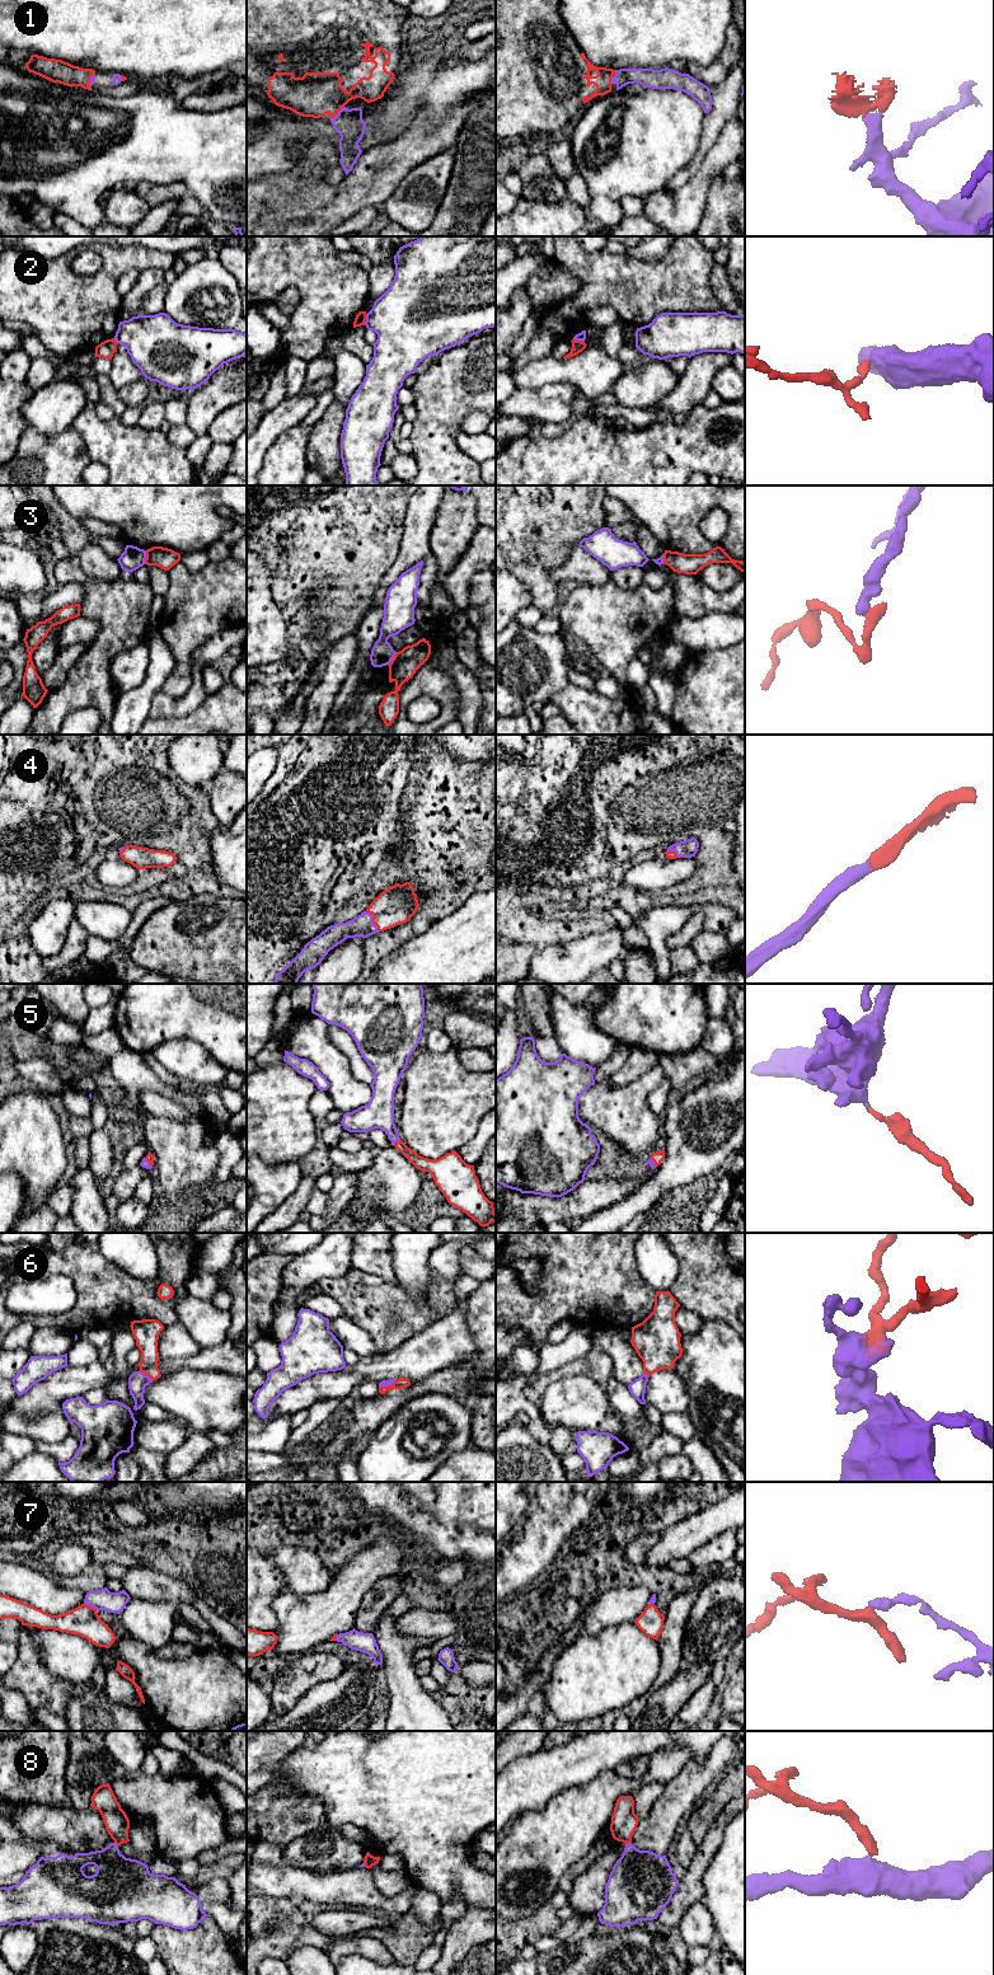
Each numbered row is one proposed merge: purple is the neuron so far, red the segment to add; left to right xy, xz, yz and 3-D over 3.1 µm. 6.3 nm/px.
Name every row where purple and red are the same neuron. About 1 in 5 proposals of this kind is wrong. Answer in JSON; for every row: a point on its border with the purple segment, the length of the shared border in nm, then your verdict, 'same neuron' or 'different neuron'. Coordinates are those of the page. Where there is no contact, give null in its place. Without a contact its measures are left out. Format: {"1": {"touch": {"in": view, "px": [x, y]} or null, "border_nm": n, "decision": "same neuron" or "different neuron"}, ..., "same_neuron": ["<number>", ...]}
{"1": {"touch": {"in": "xz", "px": [338, 113]}, "border_nm": 130, "decision": "same neuron"}, "2": {"touch": {"in": "xz", "px": [366, 319]}, "border_nm": 70, "decision": "different neuron"}, "3": {"touch": {"in": "xy", "px": [145, 557]}, "border_nm": 90, "decision": "different neuron"}, "4": {"touch": {"in": "xz", "px": [371, 920]}, "border_nm": 160, "decision": "same neuron"}, "5": {"touch": {"in": "xz", "px": [397, 1140]}, "border_nm": 50, "decision": "same neuron"}, "6": {"touch": {"in": "xy", "px": [146, 1375]}, "border_nm": 110, "decision": "same neuron"}, "7": {"touch": {"in": "xy", "px": [90, 1605]}, "border_nm": 100, "decision": "same neuron"}, "8": {"touch": {"in": "yz", "px": [628, 1843]}, "border_nm": 40, "decision": "different neuron"}, "same_neuron": ["1", "4", "5", "6", "7"]}

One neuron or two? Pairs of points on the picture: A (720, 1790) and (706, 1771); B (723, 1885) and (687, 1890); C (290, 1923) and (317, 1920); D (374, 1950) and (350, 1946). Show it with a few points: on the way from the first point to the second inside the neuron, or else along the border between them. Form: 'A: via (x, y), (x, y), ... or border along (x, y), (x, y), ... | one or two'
A: border along (731, 1764), (697, 1806) | two
B: border along (712, 1858), (703, 1879), (704, 1896), (701, 1900) | two
C: border along (304, 1918), (304, 1923), (308, 1927), (327, 1937) | two
D: via (367, 1946), (356, 1946) | one

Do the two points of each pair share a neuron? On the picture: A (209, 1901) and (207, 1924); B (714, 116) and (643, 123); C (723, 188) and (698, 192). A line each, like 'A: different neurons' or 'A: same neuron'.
A: different neurons
B: different neurons
C: different neurons

